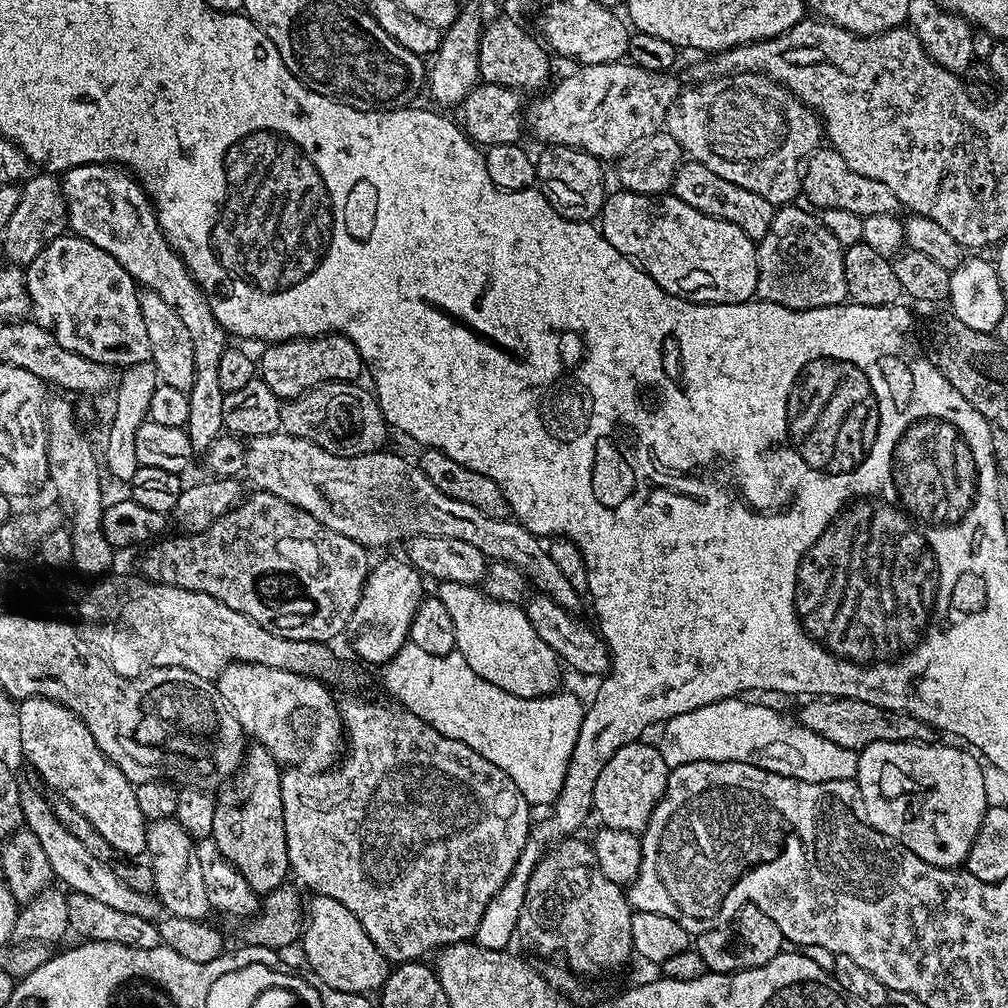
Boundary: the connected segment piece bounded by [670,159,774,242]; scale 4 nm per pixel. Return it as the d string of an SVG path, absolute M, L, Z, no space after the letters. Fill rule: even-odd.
M689 159L681 163L672 180L671 195L682 202L694 206L694 210L702 210L702 214L713 216L719 220L738 226L753 242L758 242L770 230L774 215L774 206L762 198L762 194L754 194L754 190L745 190L742 186L734 186L734 182L726 182L714 170L706 170L706 166L697 160Z

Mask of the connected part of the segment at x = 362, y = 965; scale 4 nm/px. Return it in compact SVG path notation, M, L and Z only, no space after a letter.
M319 894L311 898L313 900L309 899L306 904L302 945L313 977L343 992L372 994L383 988L388 981L390 962L378 950L378 946L370 942L370 934L362 930L362 922L358 922L358 918L354 918L354 914L350 914L350 910L346 910L346 906L334 898Z

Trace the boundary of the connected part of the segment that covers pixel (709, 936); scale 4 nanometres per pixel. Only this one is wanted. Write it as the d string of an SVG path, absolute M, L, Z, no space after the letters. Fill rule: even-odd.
M749 906L734 914L730 922L699 933L694 940L694 951L702 958L707 971L734 973L766 966L770 958L780 955L785 944L782 930L778 930L778 922L762 914L762 910Z

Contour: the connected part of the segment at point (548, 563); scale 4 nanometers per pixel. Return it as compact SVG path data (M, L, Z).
M281 430L270 433L269 436L253 436L244 444L243 475L249 476L259 491L274 494L306 510L306 514L310 514L330 530L346 534L346 538L354 538L354 542L363 544L369 550L384 548L391 540L404 542L413 536L458 538L458 542L467 542L468 545L482 550L482 554L488 557L489 561L501 560L503 564L514 566L539 595L550 597L567 612L577 611L576 607L582 600L581 593L576 592L574 586L570 586L566 574L562 574L562 569L554 562L554 558L550 558L541 537L523 528L515 519L486 518L486 514L482 514L482 510L477 510L475 506L442 494L442 490L438 490L438 486L434 486L434 482L430 482L430 478L426 478L426 474L413 461L411 464L410 461L388 451L381 450L361 456L339 456L322 450L322 446L314 446L314 442L306 438L294 438Z

